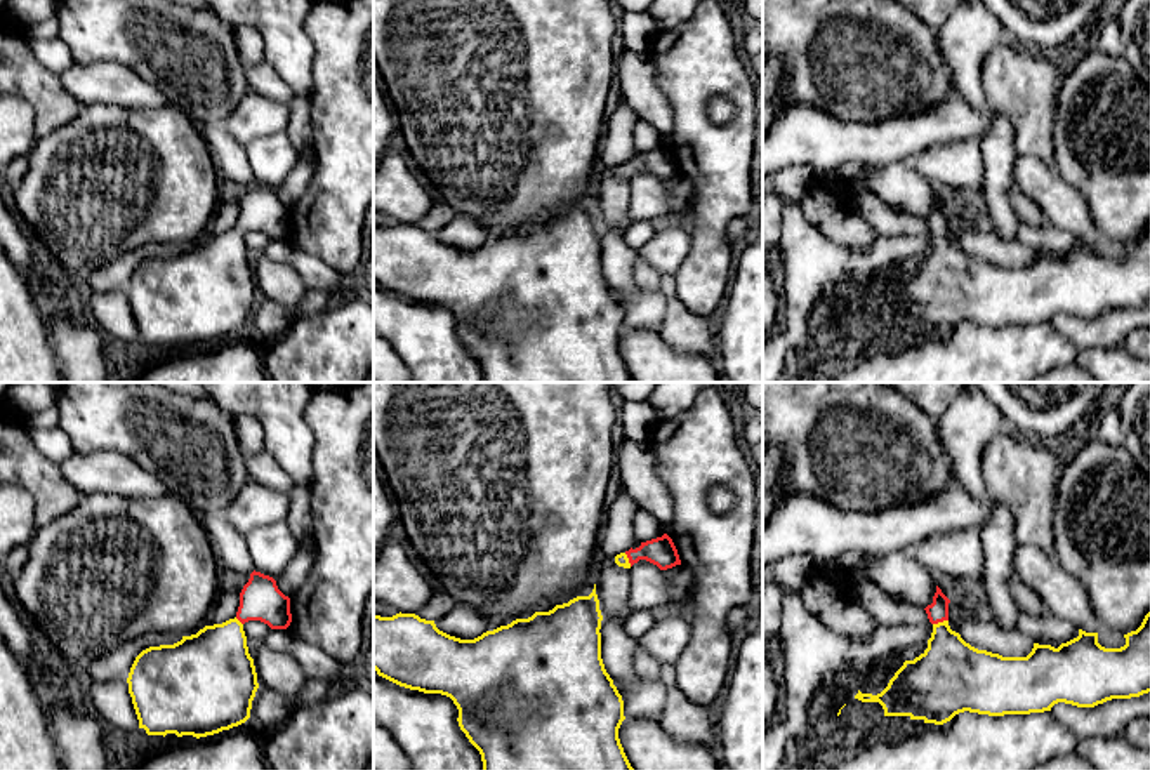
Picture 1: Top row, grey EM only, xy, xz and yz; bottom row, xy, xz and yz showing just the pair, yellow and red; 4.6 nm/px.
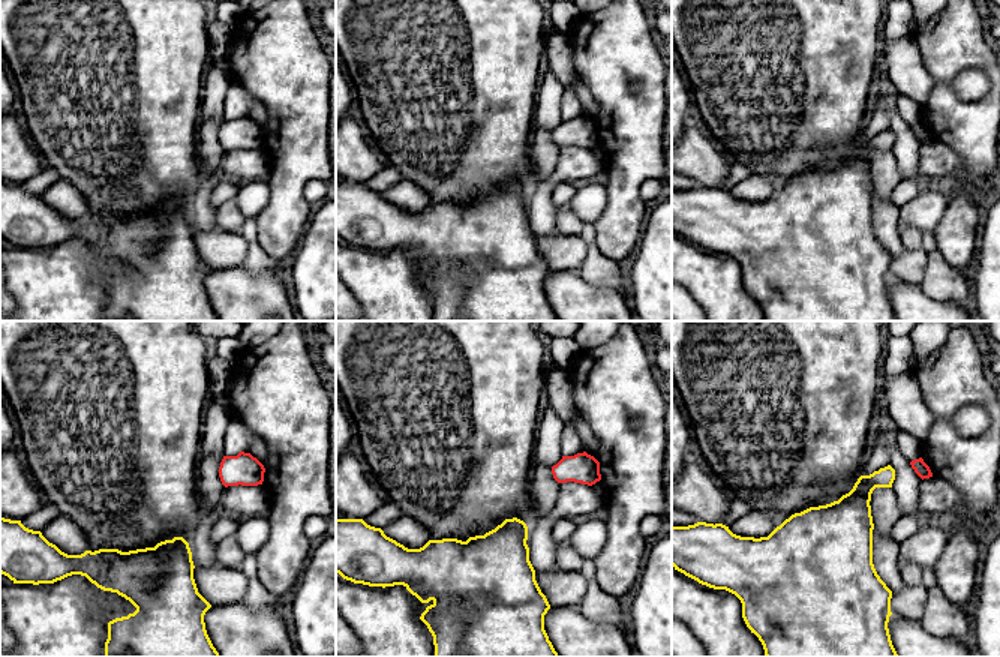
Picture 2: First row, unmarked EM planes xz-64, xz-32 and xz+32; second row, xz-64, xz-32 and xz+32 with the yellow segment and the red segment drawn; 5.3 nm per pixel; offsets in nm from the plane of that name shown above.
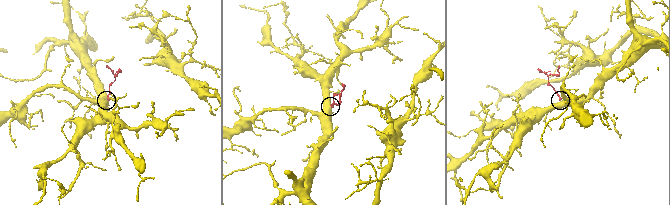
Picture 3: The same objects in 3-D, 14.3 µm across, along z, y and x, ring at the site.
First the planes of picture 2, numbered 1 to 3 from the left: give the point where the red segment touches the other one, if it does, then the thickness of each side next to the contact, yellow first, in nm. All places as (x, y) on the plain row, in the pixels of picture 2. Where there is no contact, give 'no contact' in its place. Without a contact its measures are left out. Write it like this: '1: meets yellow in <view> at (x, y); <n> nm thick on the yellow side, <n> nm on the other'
1: no contact
2: no contact
3: no contact

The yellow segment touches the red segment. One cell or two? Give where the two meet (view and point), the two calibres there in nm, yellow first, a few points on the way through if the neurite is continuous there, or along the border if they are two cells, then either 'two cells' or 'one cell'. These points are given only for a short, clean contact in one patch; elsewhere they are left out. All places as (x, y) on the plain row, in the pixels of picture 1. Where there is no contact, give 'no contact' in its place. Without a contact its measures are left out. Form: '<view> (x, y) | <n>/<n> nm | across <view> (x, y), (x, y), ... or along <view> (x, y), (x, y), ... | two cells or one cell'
yz (940, 233) | 320/100 nm | across yz (951, 285), (940, 233), (937, 223) | one cell

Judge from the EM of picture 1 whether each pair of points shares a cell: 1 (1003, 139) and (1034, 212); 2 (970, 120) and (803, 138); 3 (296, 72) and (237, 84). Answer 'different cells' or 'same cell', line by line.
1: different cells
2: same cell
3: different cells

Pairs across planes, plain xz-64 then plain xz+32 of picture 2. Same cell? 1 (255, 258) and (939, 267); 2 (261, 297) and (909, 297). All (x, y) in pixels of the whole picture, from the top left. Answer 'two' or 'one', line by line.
1: one
2: one

